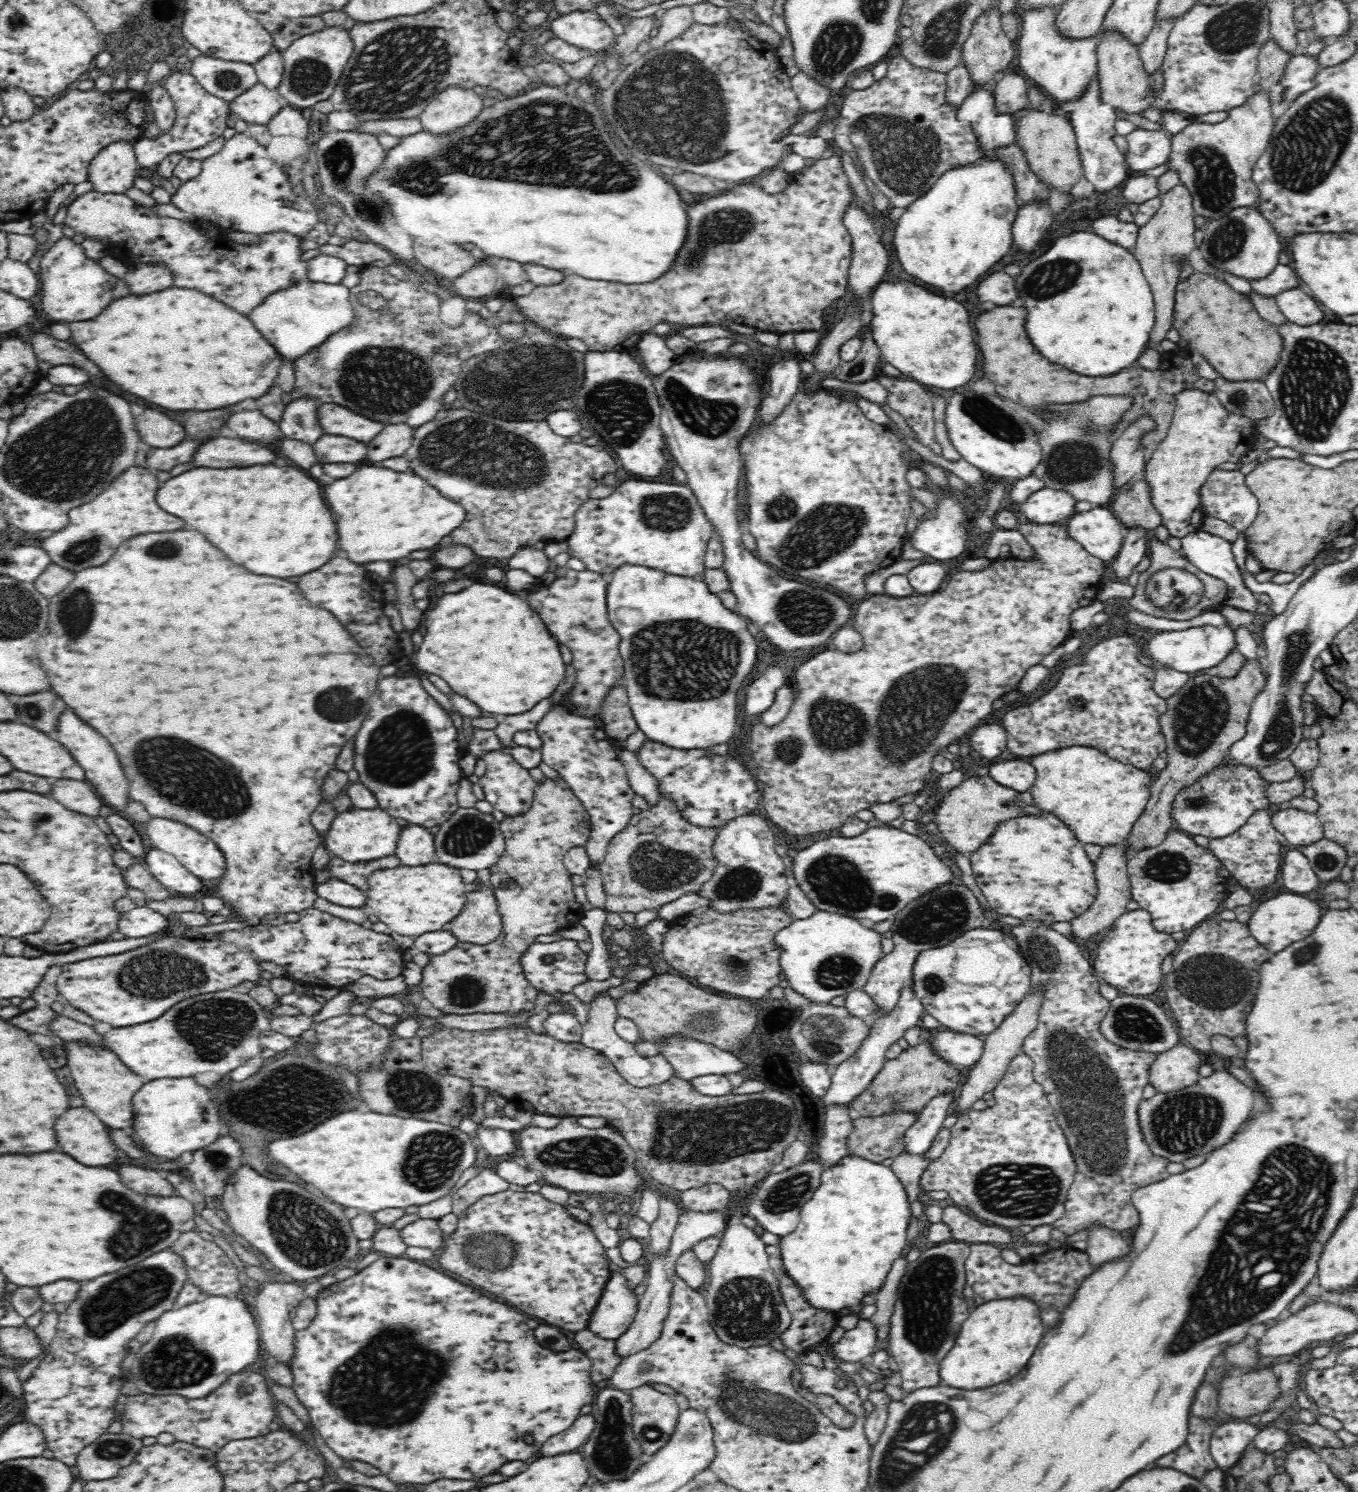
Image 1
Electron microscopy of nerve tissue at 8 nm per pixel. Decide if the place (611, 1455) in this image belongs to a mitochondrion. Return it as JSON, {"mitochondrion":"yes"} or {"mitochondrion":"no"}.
{"mitochondrion":"yes"}

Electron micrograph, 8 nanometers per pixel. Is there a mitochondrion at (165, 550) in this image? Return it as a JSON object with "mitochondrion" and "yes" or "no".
{"mitochondrion":"yes"}

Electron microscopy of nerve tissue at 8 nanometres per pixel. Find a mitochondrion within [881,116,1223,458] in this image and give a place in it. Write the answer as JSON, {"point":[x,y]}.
{"point":[1053,276]}

